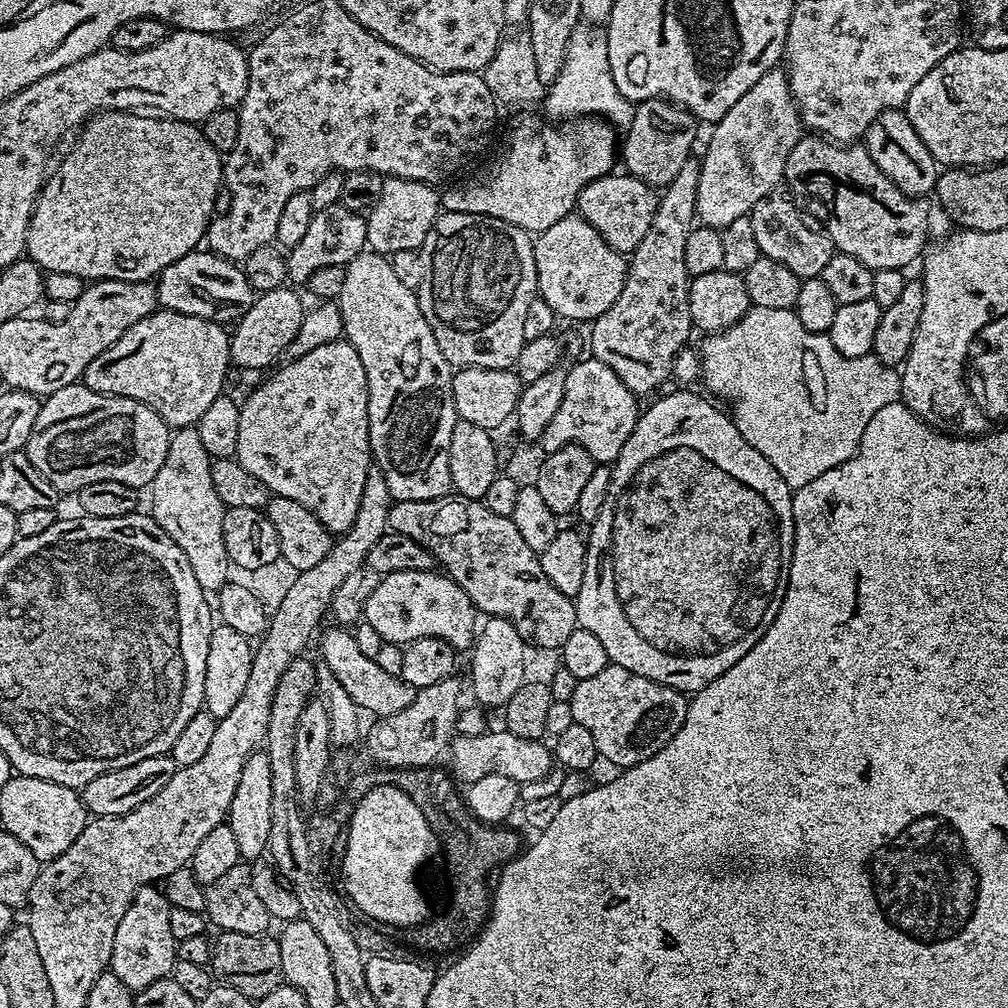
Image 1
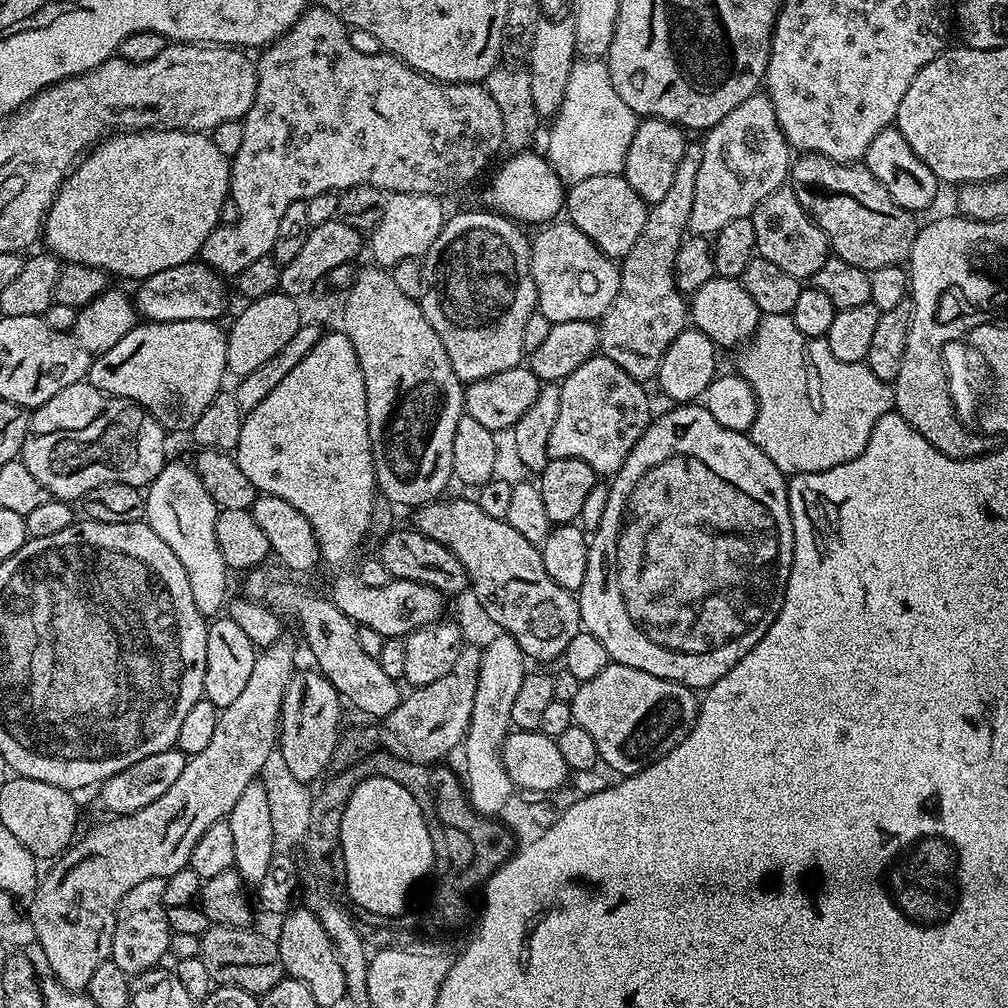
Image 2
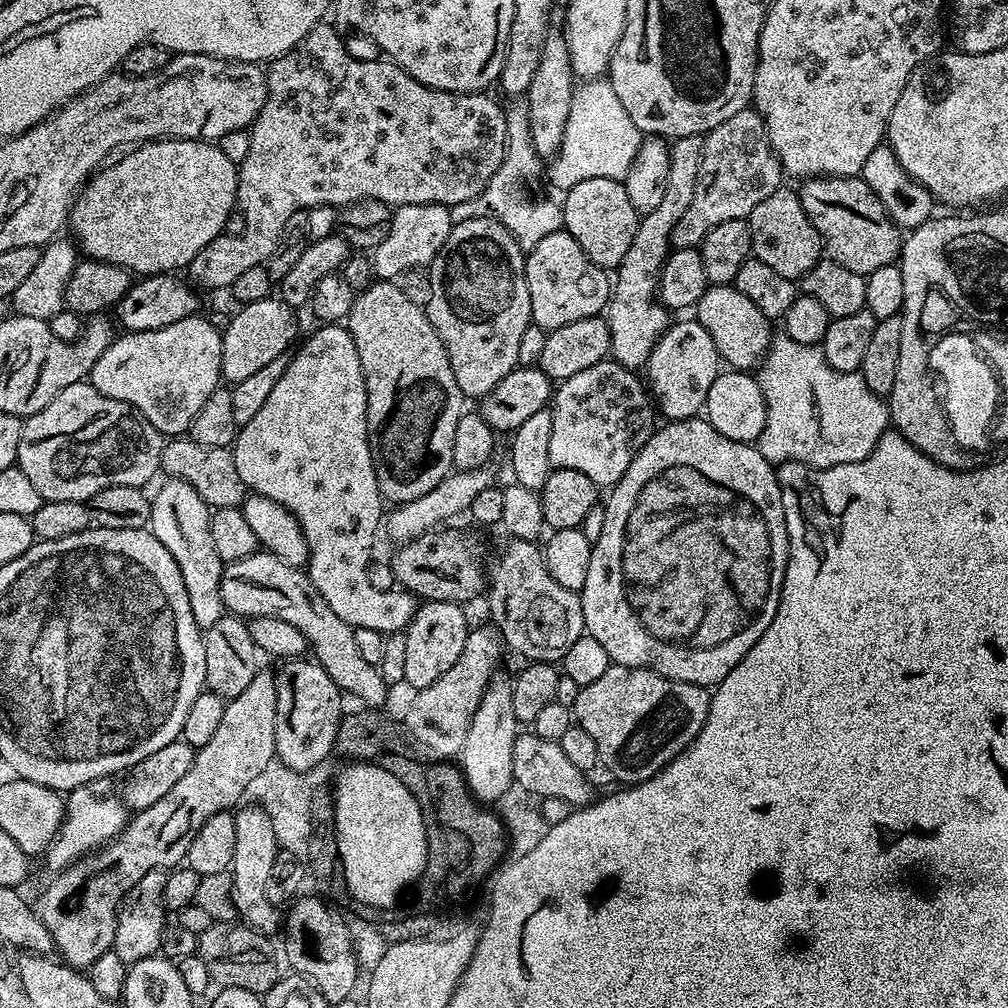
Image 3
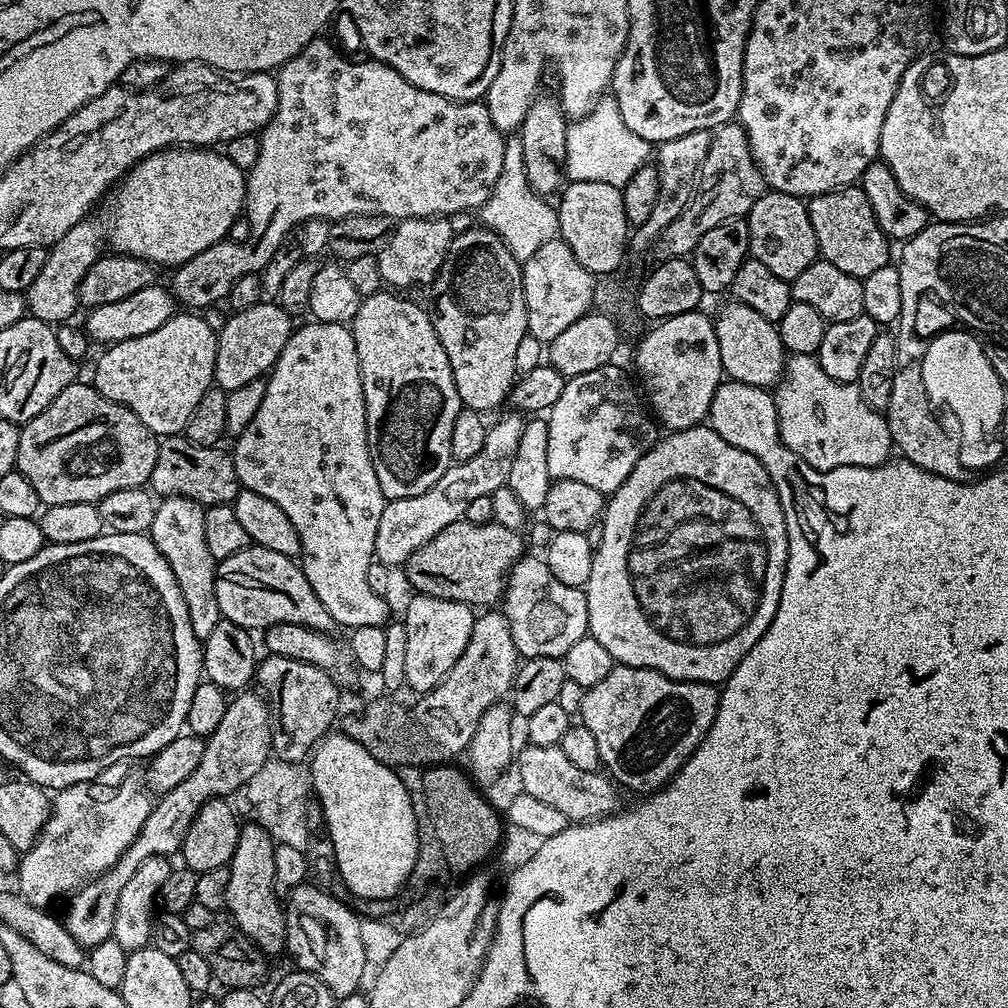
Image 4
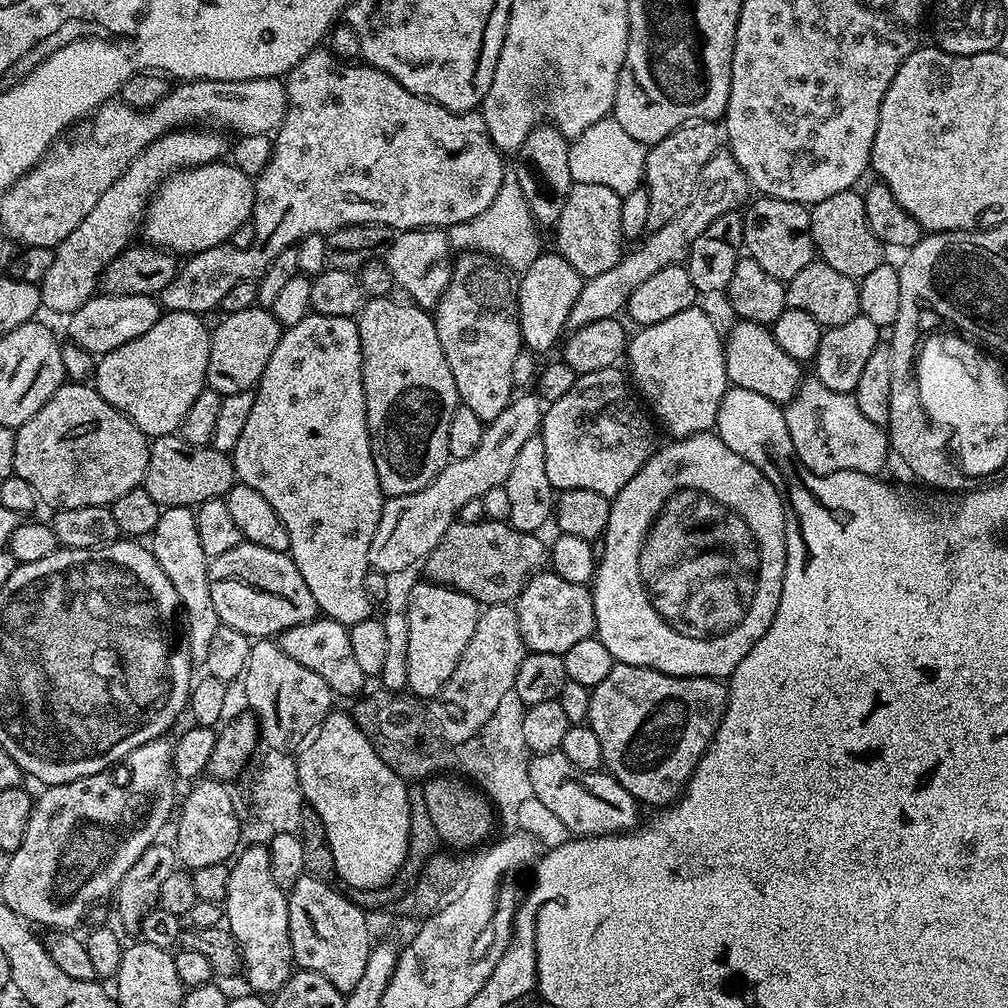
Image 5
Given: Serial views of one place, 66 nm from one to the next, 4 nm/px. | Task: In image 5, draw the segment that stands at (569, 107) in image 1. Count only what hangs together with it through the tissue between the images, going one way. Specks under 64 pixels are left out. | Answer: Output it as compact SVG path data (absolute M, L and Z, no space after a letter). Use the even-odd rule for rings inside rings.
M614 118L599 120L583 134L575 137L569 145L570 174L573 183L597 184L610 186L614 194L623 198L642 186L644 163L646 162L645 145L639 144Z

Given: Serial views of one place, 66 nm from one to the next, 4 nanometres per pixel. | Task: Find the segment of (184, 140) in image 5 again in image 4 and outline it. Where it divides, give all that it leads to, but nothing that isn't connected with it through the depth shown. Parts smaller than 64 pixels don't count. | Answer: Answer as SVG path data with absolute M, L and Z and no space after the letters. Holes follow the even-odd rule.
M85 218L79 220L74 226L70 226L70 230L66 230L66 234L62 234L62 238L58 238L56 244L51 245L47 249L48 257L45 265L38 273L38 278L30 283L26 291L26 312L27 315L33 316L36 320L41 320L44 324L59 326L73 319L72 315L78 312L78 286L82 286L82 278L86 278L86 270L90 270L90 266L94 266L96 259L102 255L102 228L96 224L91 224L91 219Z

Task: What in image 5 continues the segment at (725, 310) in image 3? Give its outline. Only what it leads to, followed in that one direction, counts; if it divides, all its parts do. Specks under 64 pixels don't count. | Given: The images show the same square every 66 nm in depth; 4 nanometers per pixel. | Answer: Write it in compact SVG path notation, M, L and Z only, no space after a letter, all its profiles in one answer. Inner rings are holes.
M741 319L735 323L726 332L724 340L724 361L729 385L742 392L762 394L762 398L772 401L773 405L787 405L788 401L796 397L796 391L802 383L801 361L790 358L790 354L786 354L786 350L774 342L769 325Z

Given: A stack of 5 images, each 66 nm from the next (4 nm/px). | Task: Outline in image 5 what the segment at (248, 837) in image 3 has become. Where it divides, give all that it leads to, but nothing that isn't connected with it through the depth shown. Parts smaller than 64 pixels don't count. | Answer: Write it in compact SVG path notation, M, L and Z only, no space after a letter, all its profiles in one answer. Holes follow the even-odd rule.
M265 845L241 847L231 861L230 886L226 886L222 916L240 947L242 976L248 979L252 987L249 989L256 994L274 994L292 976L294 961L288 925L288 898L285 889L274 882L274 874L270 874L270 854Z

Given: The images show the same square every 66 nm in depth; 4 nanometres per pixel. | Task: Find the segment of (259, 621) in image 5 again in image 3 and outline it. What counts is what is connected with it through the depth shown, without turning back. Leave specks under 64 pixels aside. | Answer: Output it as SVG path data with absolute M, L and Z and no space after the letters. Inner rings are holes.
M258 550L250 554L250 558L225 564L220 579L220 593L225 609L233 616L282 618L285 622L292 623L297 630L302 630L308 640L311 655L317 664L324 667L326 674L334 678L341 693L349 697L357 696L364 703L361 705L369 709L383 709L383 704L388 700L390 686L382 678L379 667L362 658L354 642L356 629L342 622L342 618L338 618L338 614L334 614L330 606L326 606L326 598L318 594L307 571L286 566L281 560L274 558L274 554Z

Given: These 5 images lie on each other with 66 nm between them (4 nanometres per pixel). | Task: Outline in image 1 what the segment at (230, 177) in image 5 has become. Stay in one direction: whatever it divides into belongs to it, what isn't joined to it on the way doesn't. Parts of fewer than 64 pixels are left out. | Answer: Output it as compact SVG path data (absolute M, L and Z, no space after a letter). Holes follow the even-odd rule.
M97 112L79 129L80 148L76 148L60 164L56 177L45 179L40 195L36 197L36 205L30 218L30 226L26 234L27 259L33 260L44 272L57 272L58 274L74 274L86 282L97 280L125 280L138 282L151 281L159 277L170 262L178 262L186 254L197 251L202 241L207 237L208 224L214 219L214 198L224 178L224 162L222 154L206 142L203 131L195 124L187 124L184 120L170 120L161 118L156 114L141 114L135 112Z

